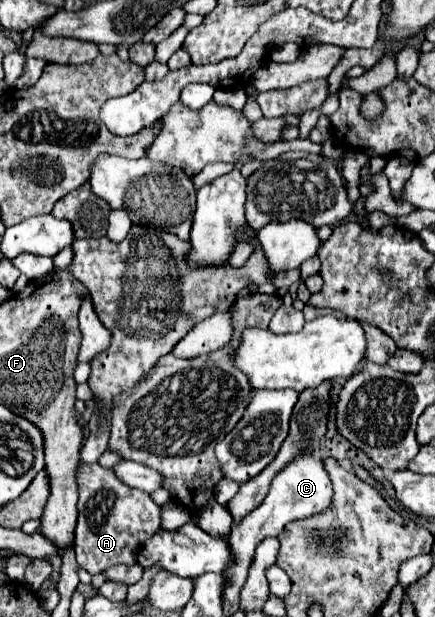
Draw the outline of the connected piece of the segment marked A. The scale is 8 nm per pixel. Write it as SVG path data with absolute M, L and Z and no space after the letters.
M79 462L75 476L79 488L79 522L75 528L77 564L91 576L101 574L105 568L115 564L135 564L135 550L147 540L147 536L153 536L153 532L161 528L159 506L147 492L119 484L113 472L99 464Z

